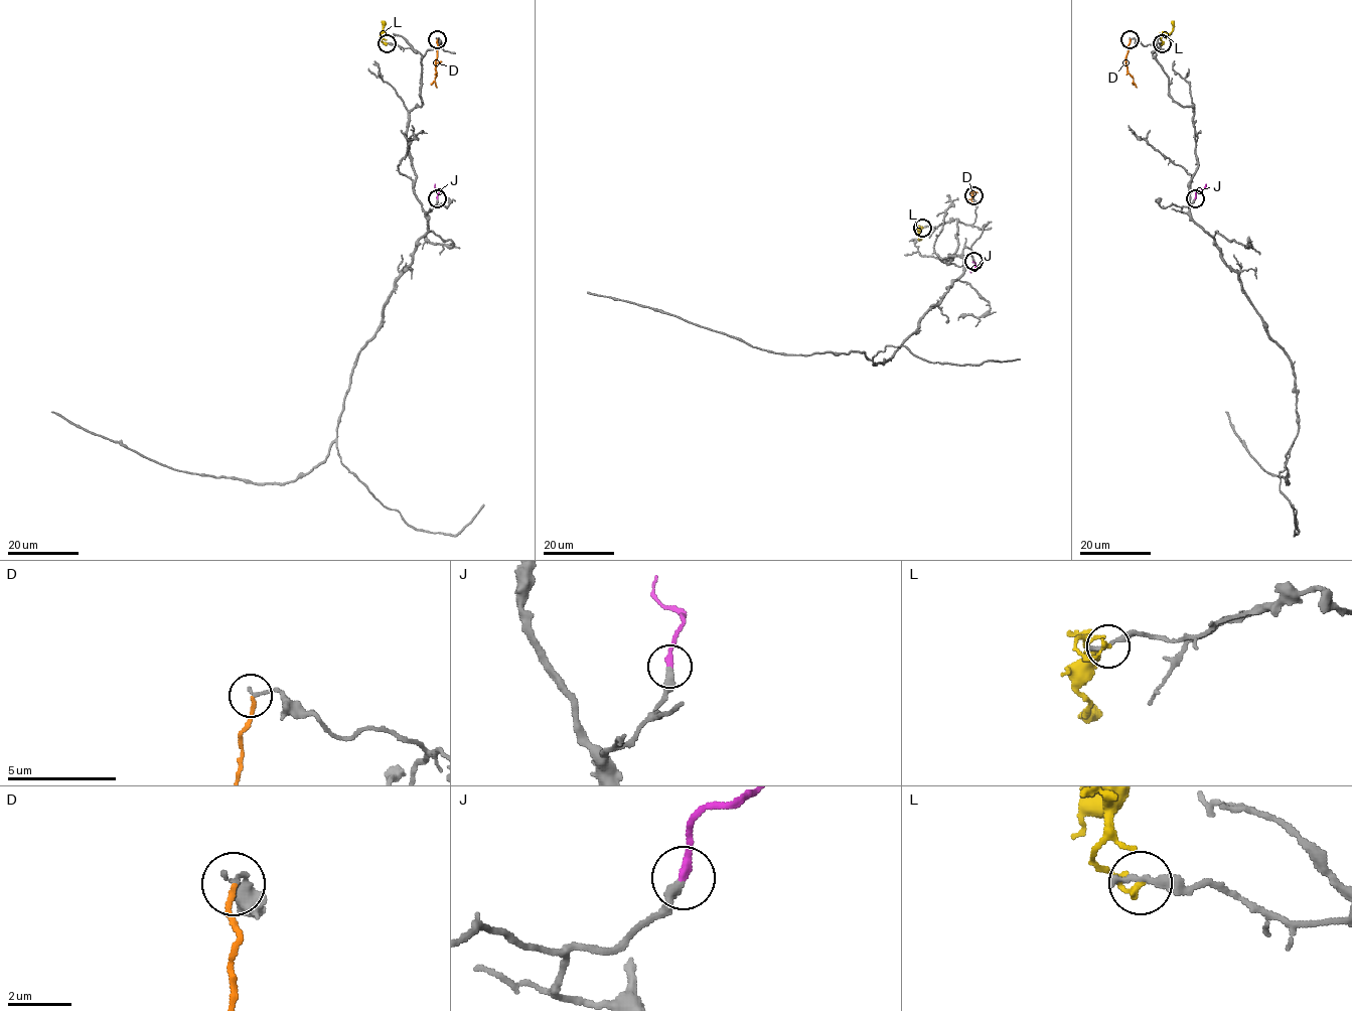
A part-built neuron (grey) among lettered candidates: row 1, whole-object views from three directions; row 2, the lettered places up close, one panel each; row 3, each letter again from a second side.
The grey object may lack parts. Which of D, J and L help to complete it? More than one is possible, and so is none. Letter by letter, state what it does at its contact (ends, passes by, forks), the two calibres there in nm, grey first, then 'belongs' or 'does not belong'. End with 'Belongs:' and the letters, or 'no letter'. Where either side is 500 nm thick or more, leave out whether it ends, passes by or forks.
D: it ends | 140/150 nm | does not belong
J: it ends | 320/260 nm | belongs
L: it ends | 280/180 nm | does not belong
Belongs: J

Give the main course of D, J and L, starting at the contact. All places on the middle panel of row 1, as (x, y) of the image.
D: (973, 196), (971, 191), (972, 203)
J: (973, 261), (975, 267), (970, 273)
L: (922, 228), (919, 230), (918, 227), (917, 239)

